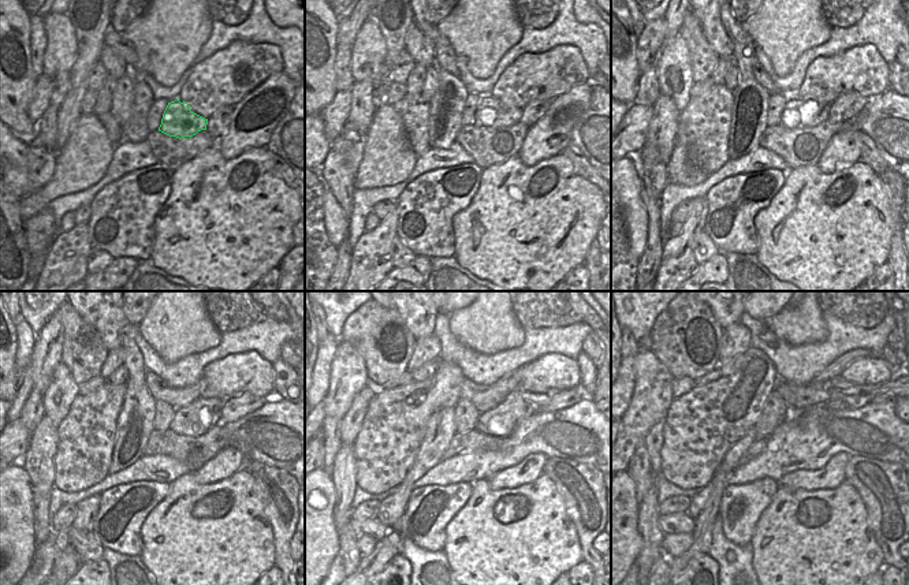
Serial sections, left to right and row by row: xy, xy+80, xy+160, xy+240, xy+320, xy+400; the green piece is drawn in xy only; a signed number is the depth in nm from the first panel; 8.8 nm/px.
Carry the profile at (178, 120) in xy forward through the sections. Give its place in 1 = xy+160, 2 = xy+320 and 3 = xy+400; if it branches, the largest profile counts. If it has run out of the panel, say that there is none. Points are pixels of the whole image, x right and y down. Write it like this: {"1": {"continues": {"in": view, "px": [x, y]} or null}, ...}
{"1": {"continues": {"in": "xy+160", "px": [819, 114]}}, "2": {"continues": {"in": "xy+320", "px": [492, 423]}}, "3": {"continues": {"in": "xy+400", "px": [835, 403]}}}

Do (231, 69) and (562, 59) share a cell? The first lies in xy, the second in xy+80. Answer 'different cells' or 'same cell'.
same cell

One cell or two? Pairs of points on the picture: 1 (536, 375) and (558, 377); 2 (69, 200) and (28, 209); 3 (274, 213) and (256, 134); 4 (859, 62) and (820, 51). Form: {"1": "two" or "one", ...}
{"1": "one", "2": "two", "3": "two", "4": "two"}

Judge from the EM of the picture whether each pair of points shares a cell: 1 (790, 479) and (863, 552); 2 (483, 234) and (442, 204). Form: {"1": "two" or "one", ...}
{"1": "two", "2": "two"}

